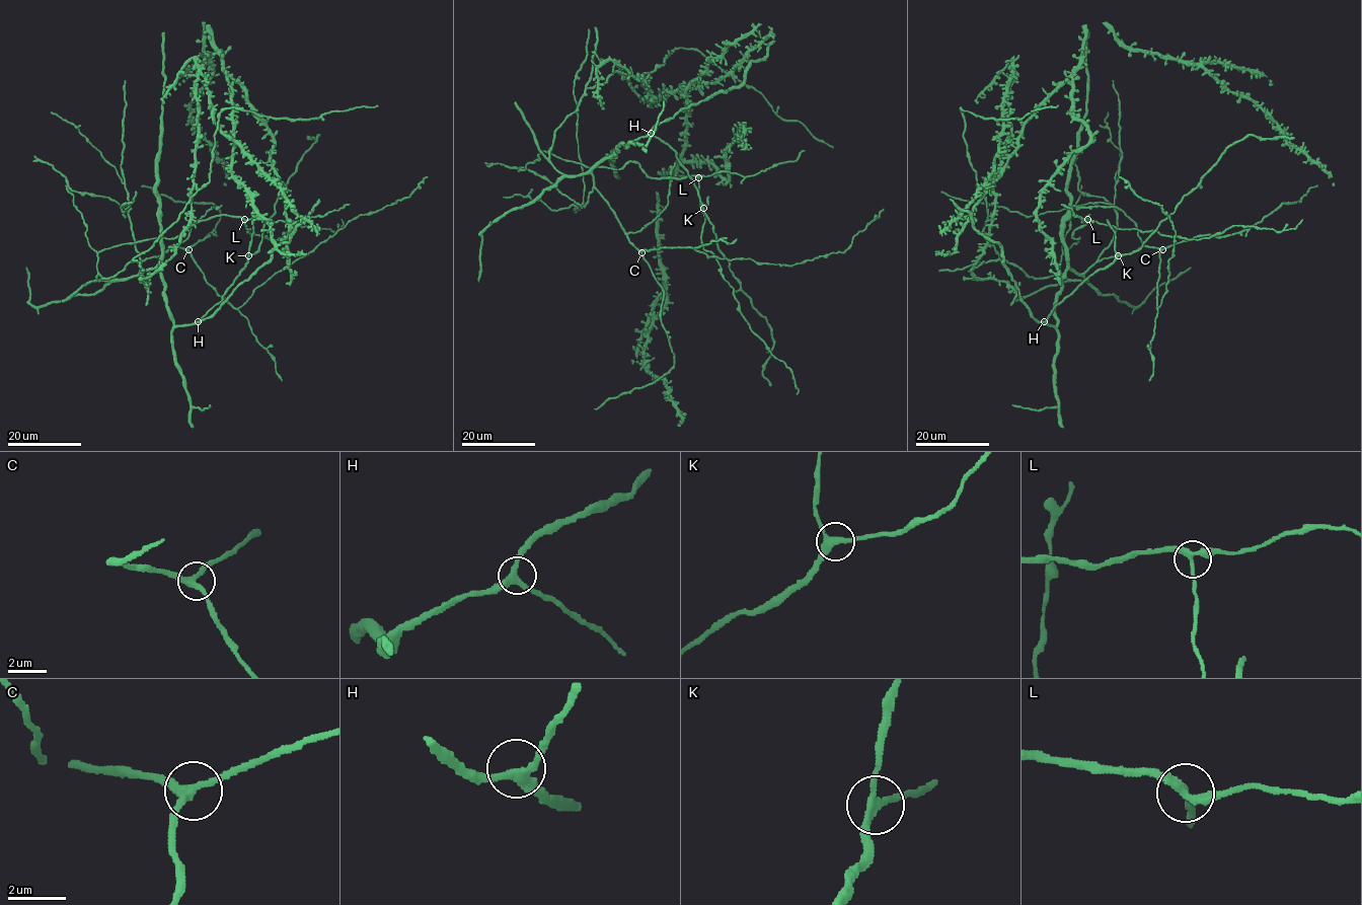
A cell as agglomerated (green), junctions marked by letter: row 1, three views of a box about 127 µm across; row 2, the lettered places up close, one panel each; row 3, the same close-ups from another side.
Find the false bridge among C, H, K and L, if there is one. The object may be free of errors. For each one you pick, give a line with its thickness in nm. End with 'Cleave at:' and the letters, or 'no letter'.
Cleave at: no letter

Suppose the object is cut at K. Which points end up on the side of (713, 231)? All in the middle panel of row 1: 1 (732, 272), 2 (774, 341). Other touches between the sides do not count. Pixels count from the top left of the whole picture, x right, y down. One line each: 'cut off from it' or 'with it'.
1: with it
2: with it

